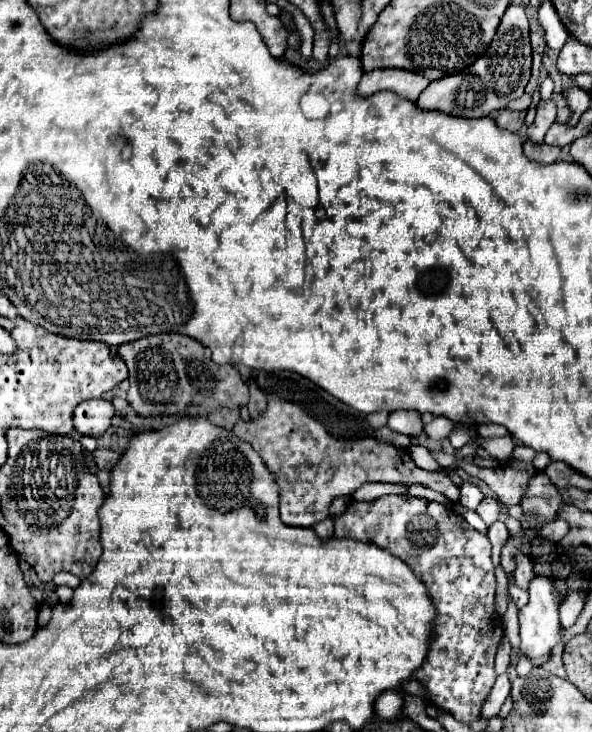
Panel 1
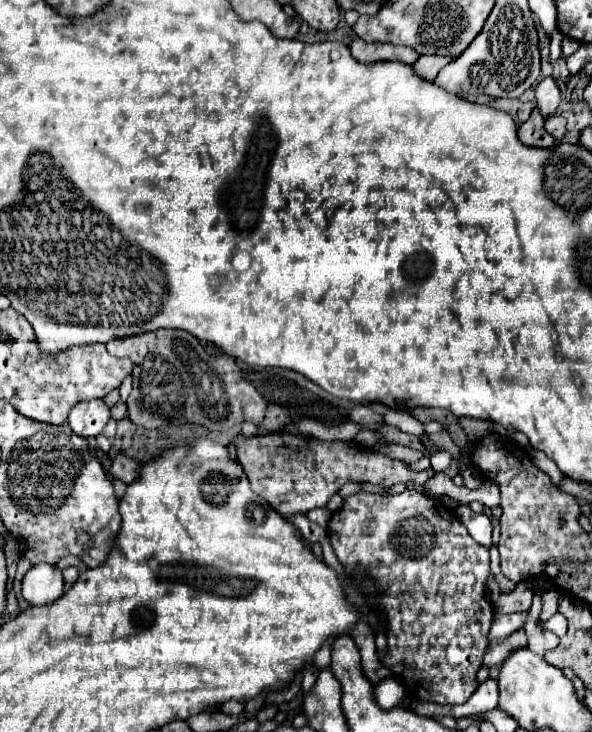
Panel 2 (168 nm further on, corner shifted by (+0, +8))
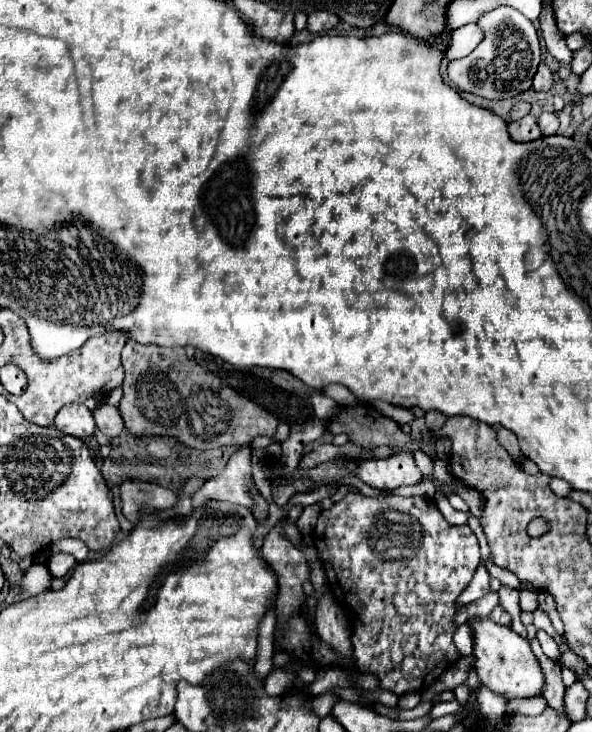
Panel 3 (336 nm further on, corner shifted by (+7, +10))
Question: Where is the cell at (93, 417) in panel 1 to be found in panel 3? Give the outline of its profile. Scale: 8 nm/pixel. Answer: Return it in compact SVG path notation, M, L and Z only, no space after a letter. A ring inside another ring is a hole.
M65 405L55 417L55 427L61 433L85 439L93 435L95 419L93 419L93 413L85 405Z

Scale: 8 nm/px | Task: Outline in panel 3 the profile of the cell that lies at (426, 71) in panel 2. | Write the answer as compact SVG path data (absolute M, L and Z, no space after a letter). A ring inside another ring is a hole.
M465 25L457 29L453 33L451 47L447 49L447 61L469 55L479 45L479 41L483 41L483 31L479 29L479 25Z

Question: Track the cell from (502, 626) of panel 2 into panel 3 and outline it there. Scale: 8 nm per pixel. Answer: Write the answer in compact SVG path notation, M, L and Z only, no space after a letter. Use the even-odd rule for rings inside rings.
M461 625L455 631L455 649L459 649L461 657L469 657L473 651L473 633L469 625Z

